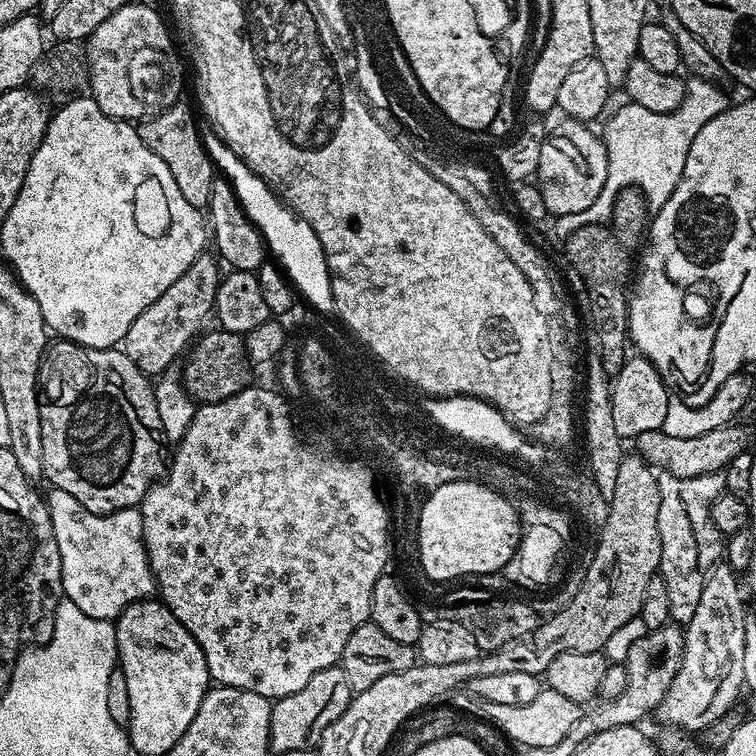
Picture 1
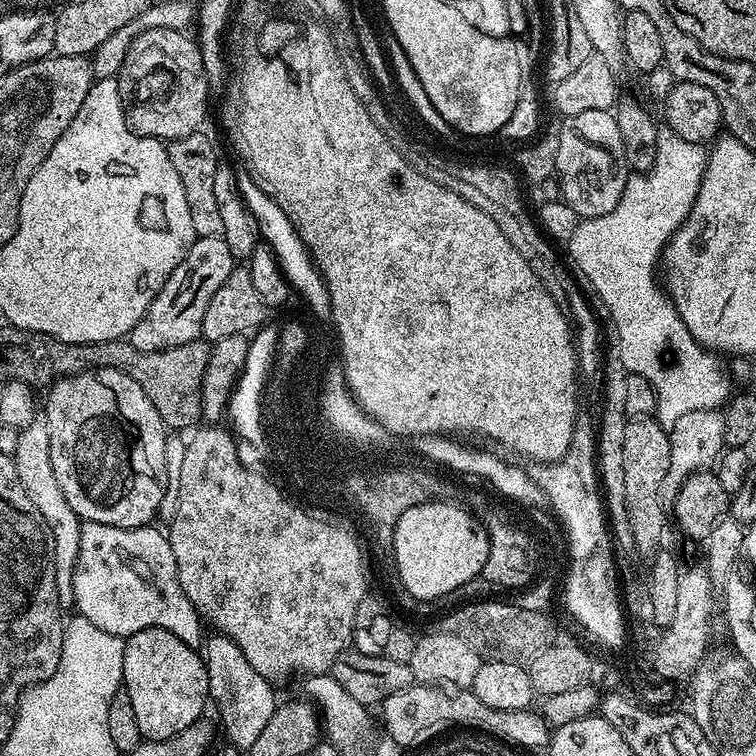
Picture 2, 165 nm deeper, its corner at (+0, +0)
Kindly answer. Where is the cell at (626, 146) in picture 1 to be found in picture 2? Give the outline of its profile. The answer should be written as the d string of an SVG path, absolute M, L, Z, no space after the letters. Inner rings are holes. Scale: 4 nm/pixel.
M671 134L657 135L656 161L652 169L646 174L629 175L622 198L618 198L618 206L614 206L614 210L605 216L581 219L566 242L566 248L576 263L575 271L580 276L590 278L594 290L598 290L602 302L606 302L610 310L611 327L618 334L622 366L627 372L646 378L656 395L654 419L667 429L672 428L682 414L690 414L690 410L723 409L734 392L733 381L725 366L723 368L716 361L719 359L709 349L702 347L690 330L686 330L686 322L682 322L678 310L673 306L672 297L658 283L658 265L664 248L690 214L707 162L705 145L686 142Z

